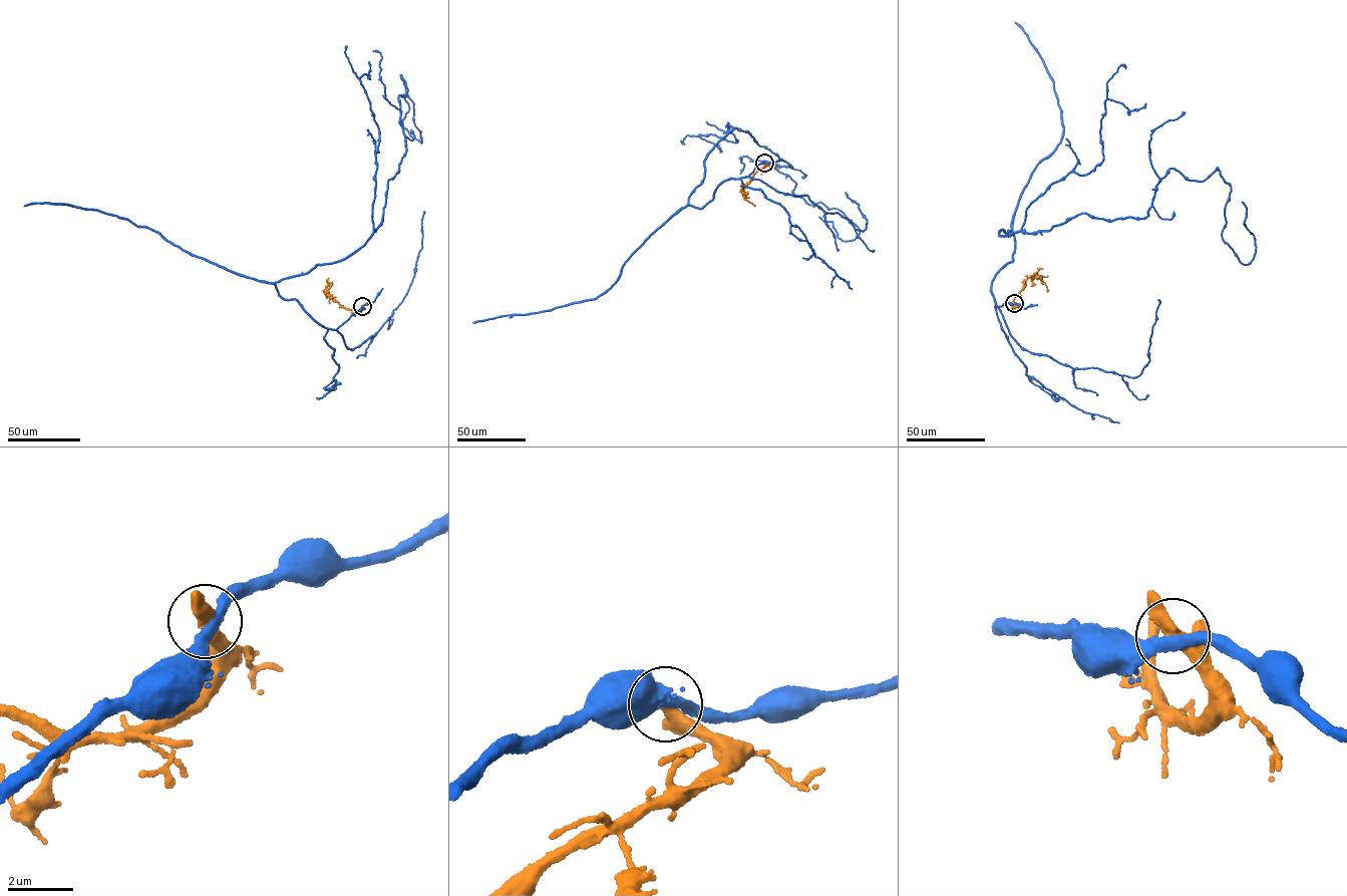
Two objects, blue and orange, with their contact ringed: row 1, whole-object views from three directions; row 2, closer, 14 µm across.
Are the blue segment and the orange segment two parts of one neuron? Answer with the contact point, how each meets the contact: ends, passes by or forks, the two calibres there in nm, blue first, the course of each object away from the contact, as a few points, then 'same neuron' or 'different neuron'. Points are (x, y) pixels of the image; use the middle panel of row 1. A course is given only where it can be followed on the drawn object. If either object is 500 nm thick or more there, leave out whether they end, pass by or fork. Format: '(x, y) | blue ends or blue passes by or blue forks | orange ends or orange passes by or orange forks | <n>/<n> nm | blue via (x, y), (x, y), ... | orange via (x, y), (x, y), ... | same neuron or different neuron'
(764, 163) | blue passes by | orange passes by | 340/400 nm | blue via (764, 163), (689, 204), (739, 128), (790, 166), (773, 167), (792, 193), (859, 234), (844, 241), (818, 217) | orange via (764, 163), (766, 166), (741, 189), (743, 197), (755, 206) | different neuron

